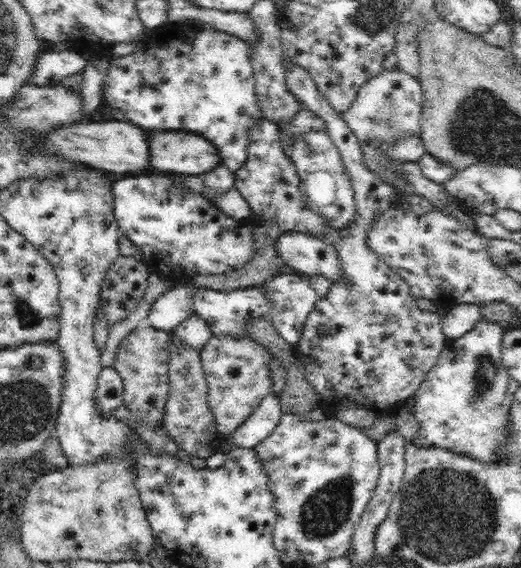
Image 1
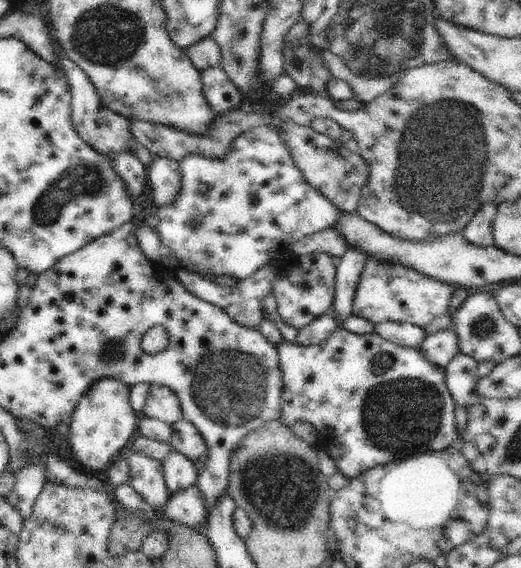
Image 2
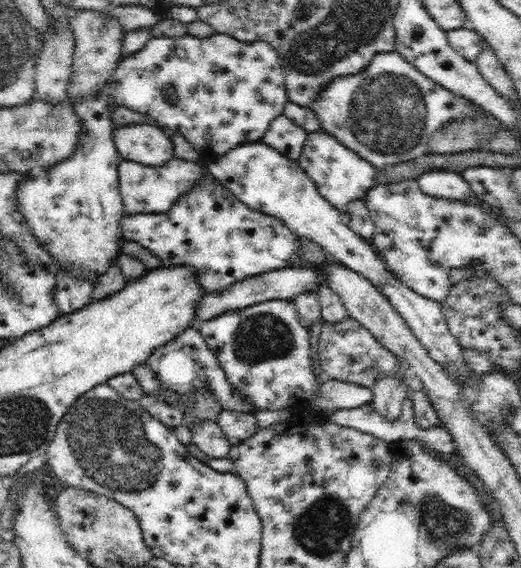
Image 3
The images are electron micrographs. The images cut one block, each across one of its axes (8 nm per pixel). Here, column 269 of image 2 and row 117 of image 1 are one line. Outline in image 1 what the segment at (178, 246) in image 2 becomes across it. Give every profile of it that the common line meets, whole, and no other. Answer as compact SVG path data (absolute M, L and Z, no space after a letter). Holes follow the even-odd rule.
M209 25L180 26L160 30L148 38L148 46L140 44L134 53L110 58L110 70L104 82L104 103L124 111L134 126L150 131L185 131L207 138L219 152L221 163L235 173L246 162L250 129L263 118L254 87L254 69L250 63L250 45L229 33L218 31ZM172 36L194 36L194 42L172 40Z

